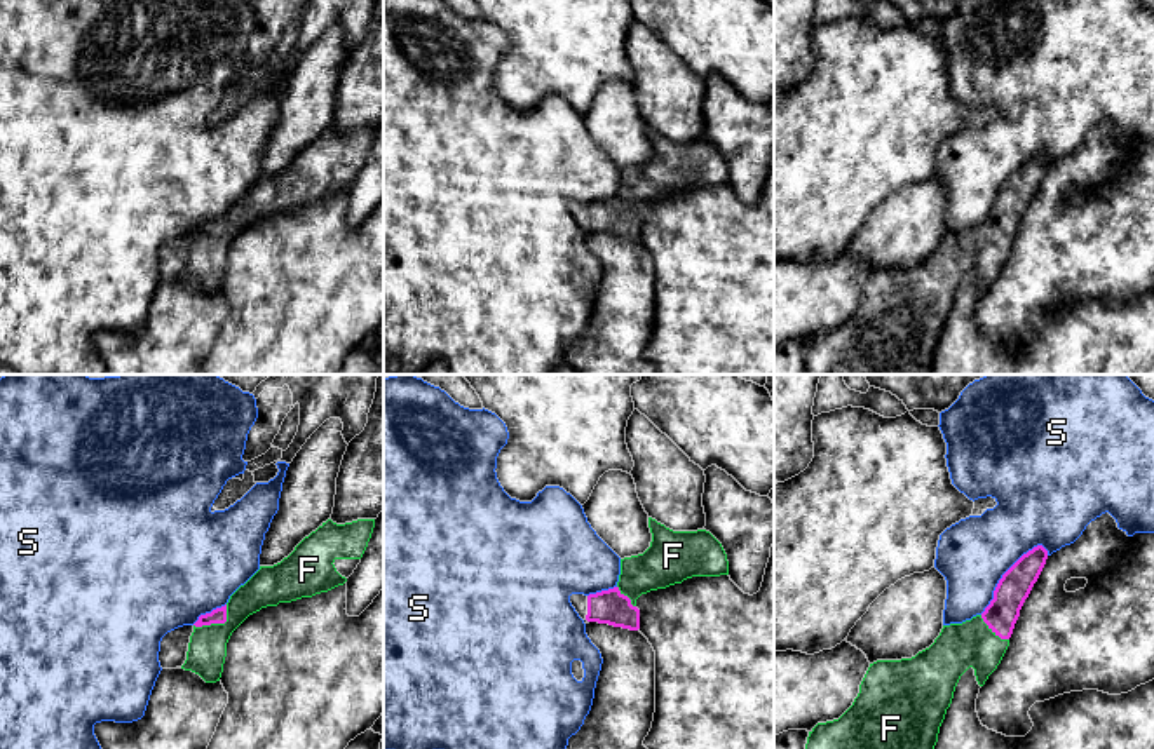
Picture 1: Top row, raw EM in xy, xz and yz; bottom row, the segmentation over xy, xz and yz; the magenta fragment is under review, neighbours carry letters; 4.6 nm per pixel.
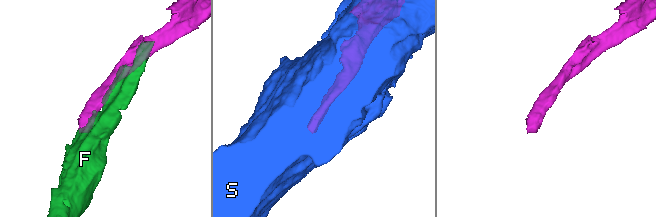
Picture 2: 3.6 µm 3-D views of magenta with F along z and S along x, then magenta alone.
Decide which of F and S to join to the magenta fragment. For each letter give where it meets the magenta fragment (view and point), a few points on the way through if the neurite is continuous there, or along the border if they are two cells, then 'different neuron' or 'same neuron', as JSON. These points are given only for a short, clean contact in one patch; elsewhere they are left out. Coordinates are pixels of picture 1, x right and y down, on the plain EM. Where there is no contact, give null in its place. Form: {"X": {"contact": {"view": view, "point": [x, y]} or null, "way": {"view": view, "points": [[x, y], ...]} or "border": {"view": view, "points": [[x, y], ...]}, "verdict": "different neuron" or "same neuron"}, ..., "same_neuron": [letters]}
{"F": {"contact": {"view": "xy", "point": [217, 232]}, "verdict": "same neuron"}, "S": {"contact": {"view": "yz", "point": [1003, 185]}, "verdict": "different neuron"}, "same_neuron": ["F"]}

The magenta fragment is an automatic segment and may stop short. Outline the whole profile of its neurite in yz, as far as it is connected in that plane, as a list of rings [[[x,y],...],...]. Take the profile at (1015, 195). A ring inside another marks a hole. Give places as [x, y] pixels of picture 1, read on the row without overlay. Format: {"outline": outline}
{"outline": [[[1042,155],[1023,164],[999,190],[981,225],[943,235],[934,253],[912,268],[870,273],[852,315],[807,347],[805,374],[933,374],[934,355],[961,286],[973,277],[980,296],[1001,273],[1020,219],[1048,169]]]}

